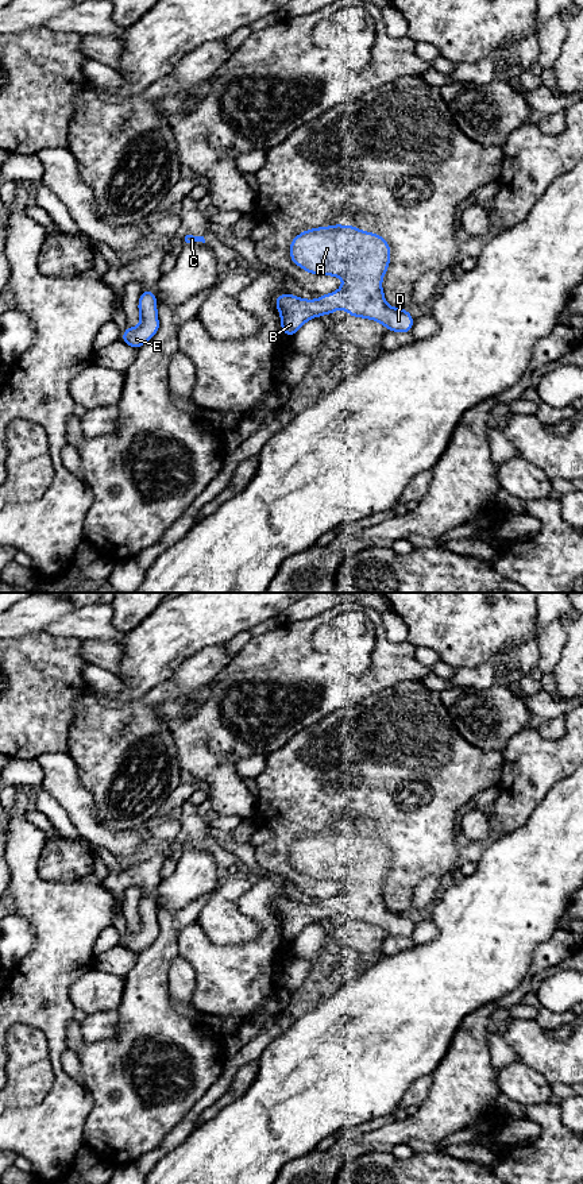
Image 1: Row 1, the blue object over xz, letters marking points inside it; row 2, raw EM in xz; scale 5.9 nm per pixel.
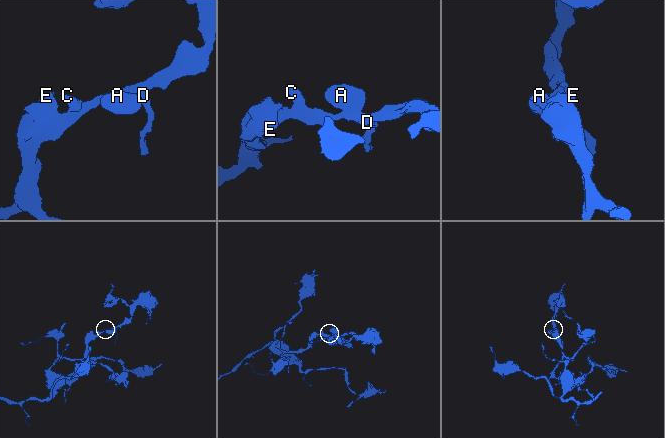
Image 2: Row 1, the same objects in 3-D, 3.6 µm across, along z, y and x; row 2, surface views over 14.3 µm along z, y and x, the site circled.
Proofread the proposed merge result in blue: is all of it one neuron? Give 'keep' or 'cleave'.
keep

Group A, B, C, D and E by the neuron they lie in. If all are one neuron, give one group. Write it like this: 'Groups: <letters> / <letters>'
Groups: A B C D E

